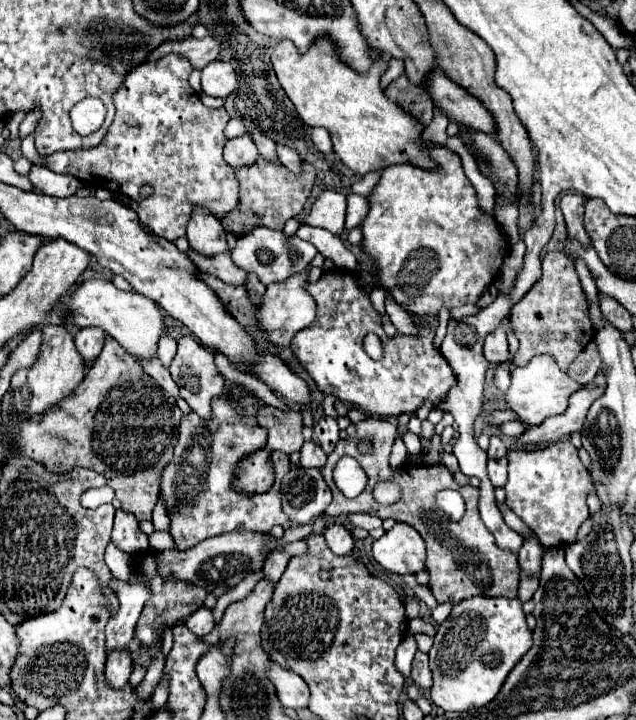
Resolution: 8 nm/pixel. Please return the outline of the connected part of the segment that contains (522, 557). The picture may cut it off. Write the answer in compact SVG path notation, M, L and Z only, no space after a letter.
M534 535L524 537L524 545L518 551L520 569L524 569L524 571L528 571L532 575L538 575L540 573L542 555L544 555L544 547L540 545L540 541Z

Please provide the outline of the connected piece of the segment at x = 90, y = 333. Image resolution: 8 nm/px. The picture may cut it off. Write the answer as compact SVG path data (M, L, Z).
M86 327L86 329L80 329L76 333L76 337L74 337L76 339L76 347L78 347L80 355L84 357L84 361L92 361L94 357L100 355L106 337L108 337L108 333L100 331L96 327Z

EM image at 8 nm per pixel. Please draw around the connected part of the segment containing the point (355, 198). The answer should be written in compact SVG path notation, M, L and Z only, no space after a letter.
M348 193L346 195L348 201L348 209L346 209L346 231L360 227L360 223L364 221L366 213L368 213L368 201L362 195L356 193Z

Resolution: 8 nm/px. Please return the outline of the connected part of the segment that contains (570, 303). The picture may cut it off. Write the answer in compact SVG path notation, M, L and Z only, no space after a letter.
M550 251L542 257L542 279L512 307L510 329L520 341L512 359L516 367L524 367L534 355L552 355L558 367L566 371L576 355L594 339L594 327L590 323L580 279L574 263L562 251Z

